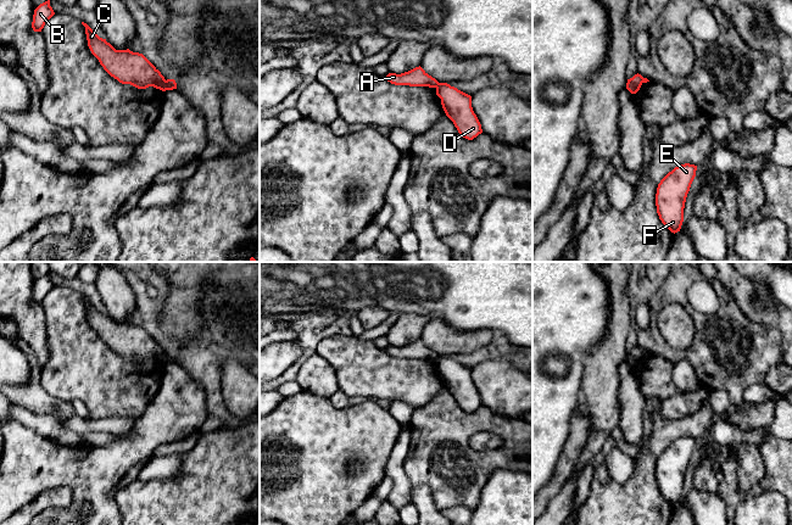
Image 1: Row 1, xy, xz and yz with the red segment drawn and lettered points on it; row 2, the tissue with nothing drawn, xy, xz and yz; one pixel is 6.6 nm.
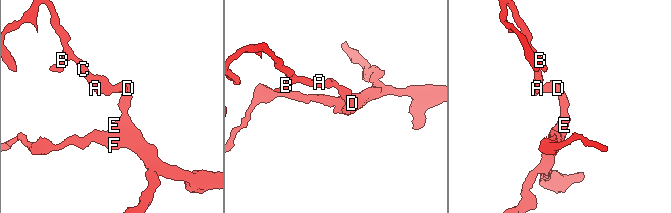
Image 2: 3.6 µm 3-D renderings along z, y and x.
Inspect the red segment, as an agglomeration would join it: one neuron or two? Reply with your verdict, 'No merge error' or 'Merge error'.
Merge error

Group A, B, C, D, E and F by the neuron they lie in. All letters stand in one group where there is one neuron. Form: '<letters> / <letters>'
A B C / D E F

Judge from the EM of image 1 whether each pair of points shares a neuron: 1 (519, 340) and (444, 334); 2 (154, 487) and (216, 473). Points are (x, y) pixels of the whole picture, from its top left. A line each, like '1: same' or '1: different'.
1: different
2: same

